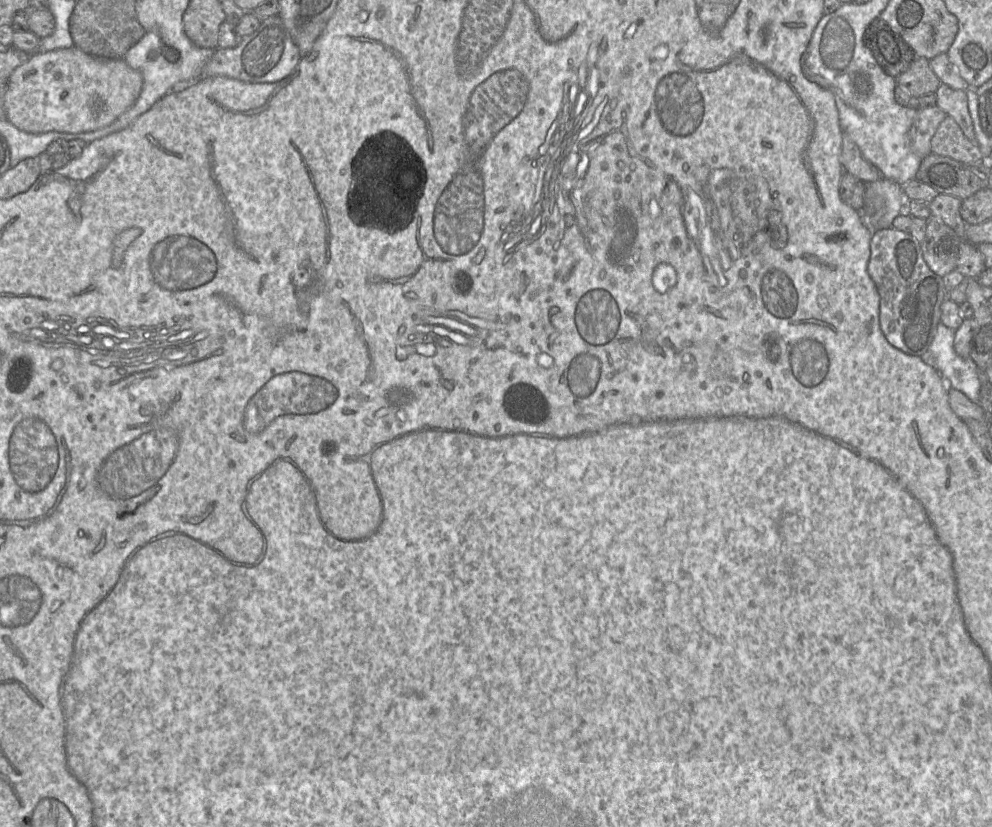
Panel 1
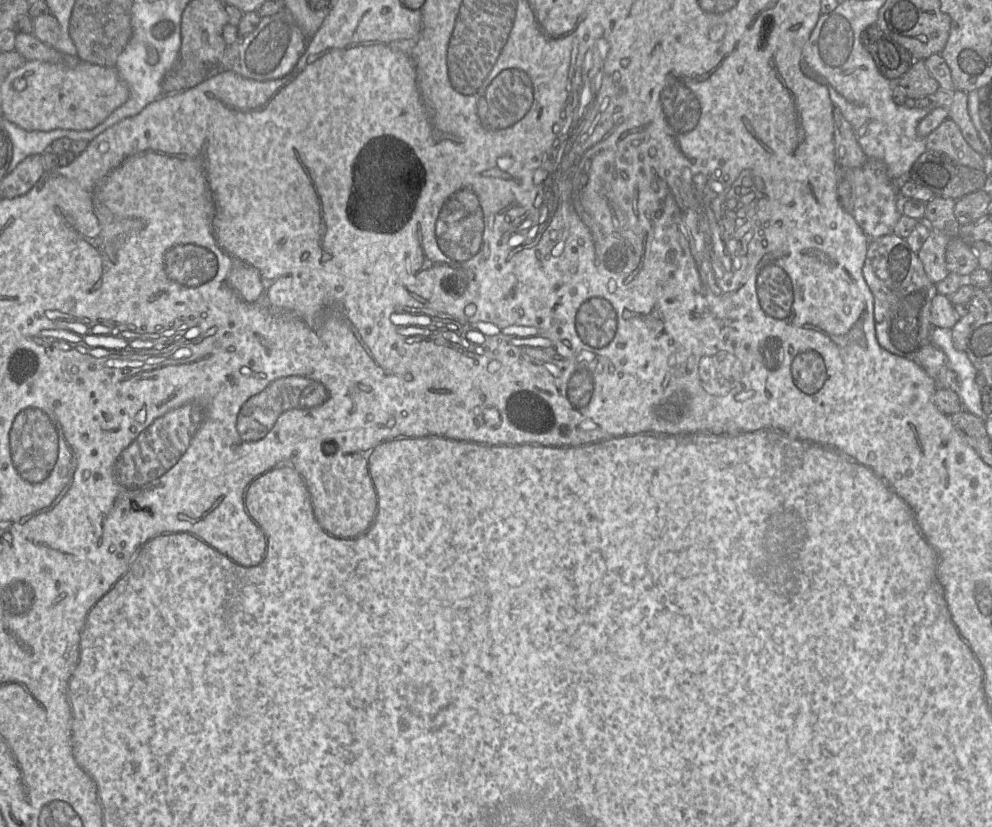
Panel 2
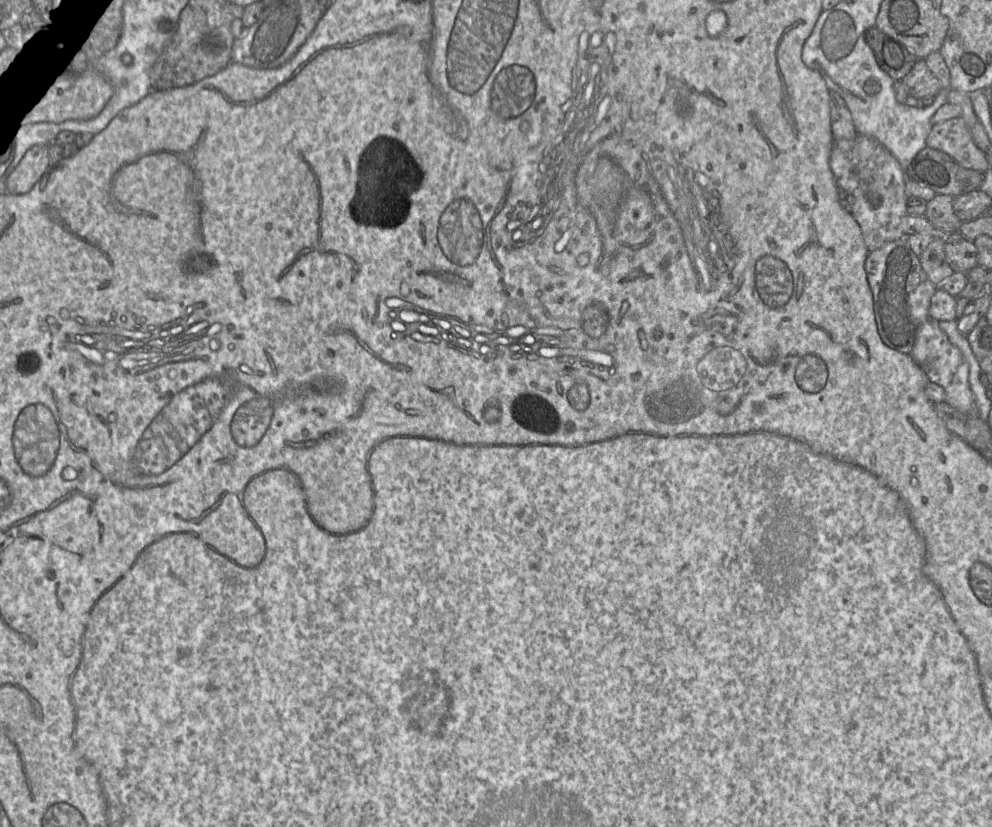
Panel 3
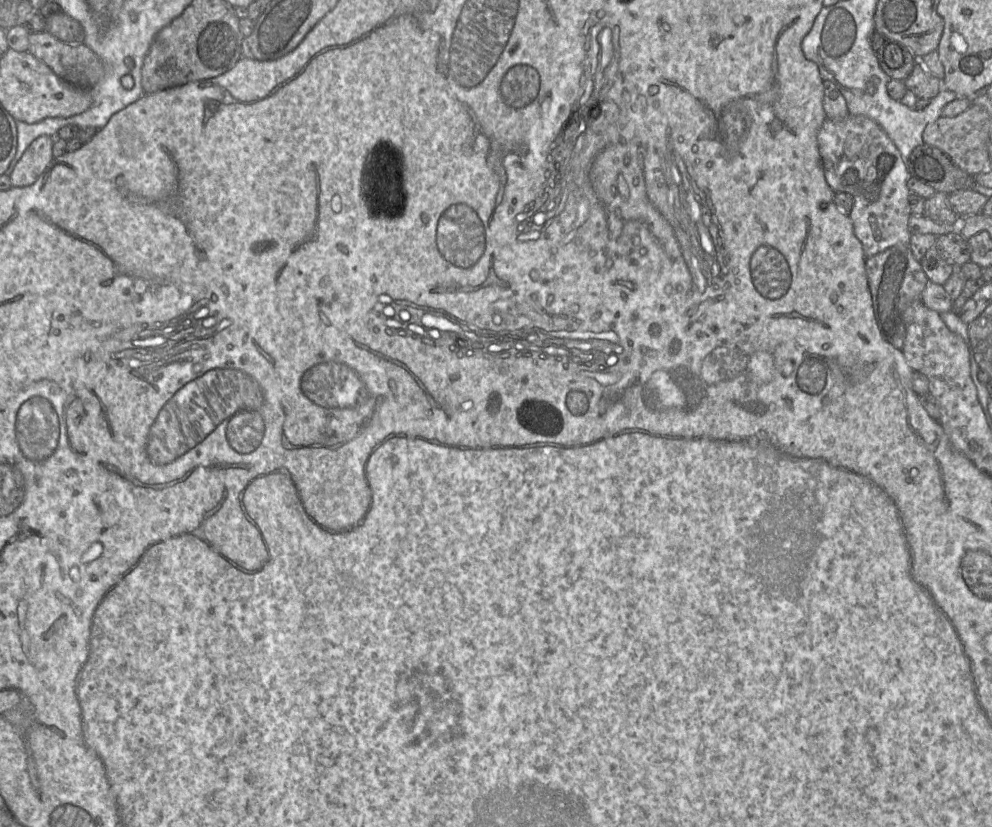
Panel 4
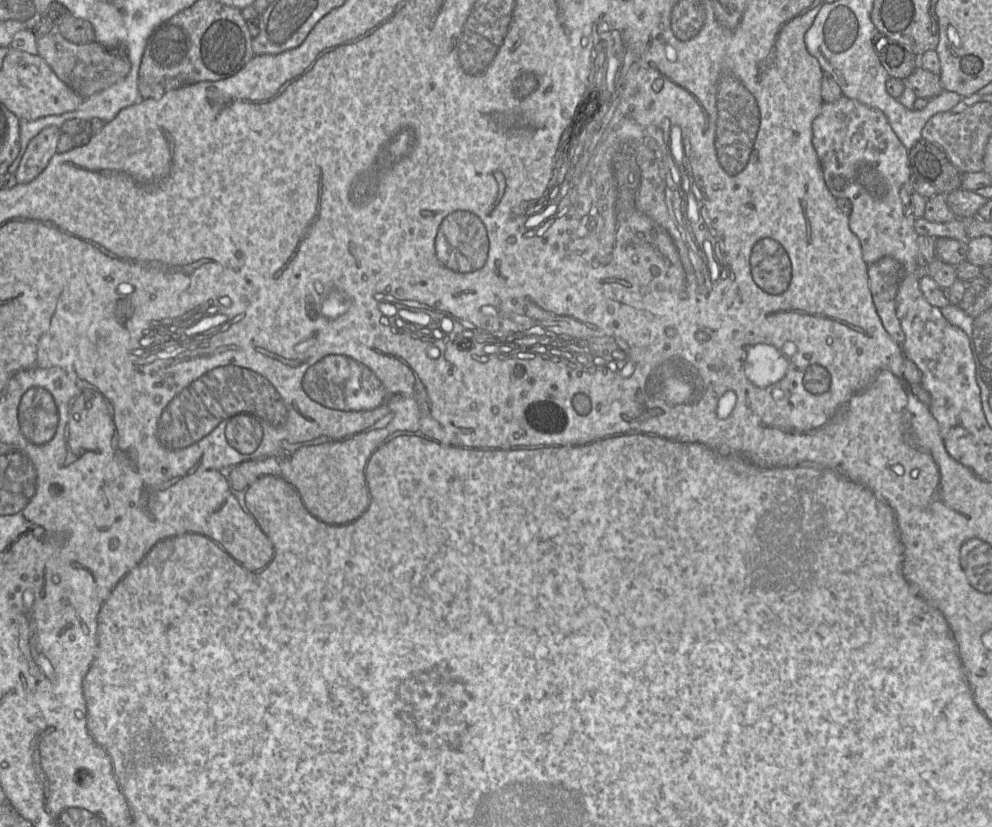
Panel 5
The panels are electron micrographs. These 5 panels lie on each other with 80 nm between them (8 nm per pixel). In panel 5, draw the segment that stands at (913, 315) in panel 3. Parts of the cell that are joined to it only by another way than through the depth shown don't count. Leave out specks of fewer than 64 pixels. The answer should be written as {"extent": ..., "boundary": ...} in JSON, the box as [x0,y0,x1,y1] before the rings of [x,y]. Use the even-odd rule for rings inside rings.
{"extent":[868,256,905,346],"boundary":[[[889,256],[868,264],[868,283],[876,312],[887,333],[900,346],[905,335],[896,316],[896,294],[905,274],[904,266]]]}

